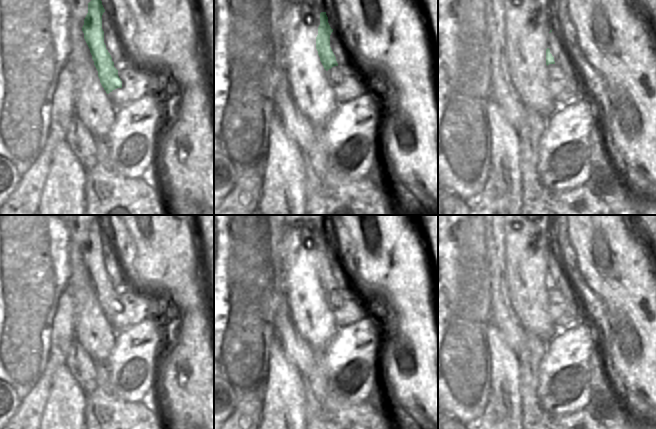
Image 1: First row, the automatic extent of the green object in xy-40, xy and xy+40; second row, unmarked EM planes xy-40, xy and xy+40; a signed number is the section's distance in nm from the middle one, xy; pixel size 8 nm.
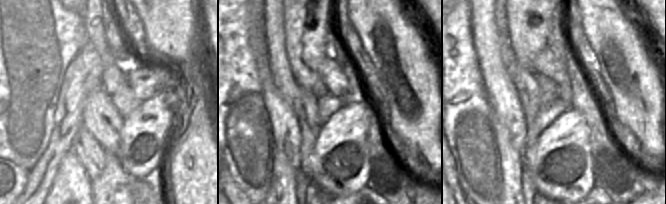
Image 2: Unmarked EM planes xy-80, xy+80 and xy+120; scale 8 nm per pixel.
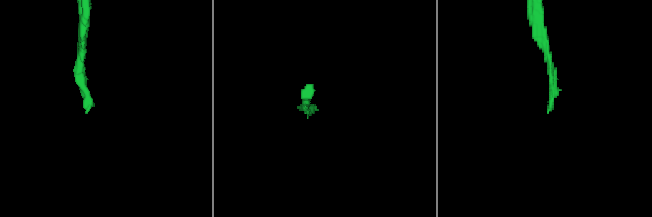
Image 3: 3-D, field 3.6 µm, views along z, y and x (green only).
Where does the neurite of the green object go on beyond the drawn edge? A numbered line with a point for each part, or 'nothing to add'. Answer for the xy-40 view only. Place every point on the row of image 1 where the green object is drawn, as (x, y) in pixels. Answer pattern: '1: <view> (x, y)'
1: xy-40 (120, 97).

